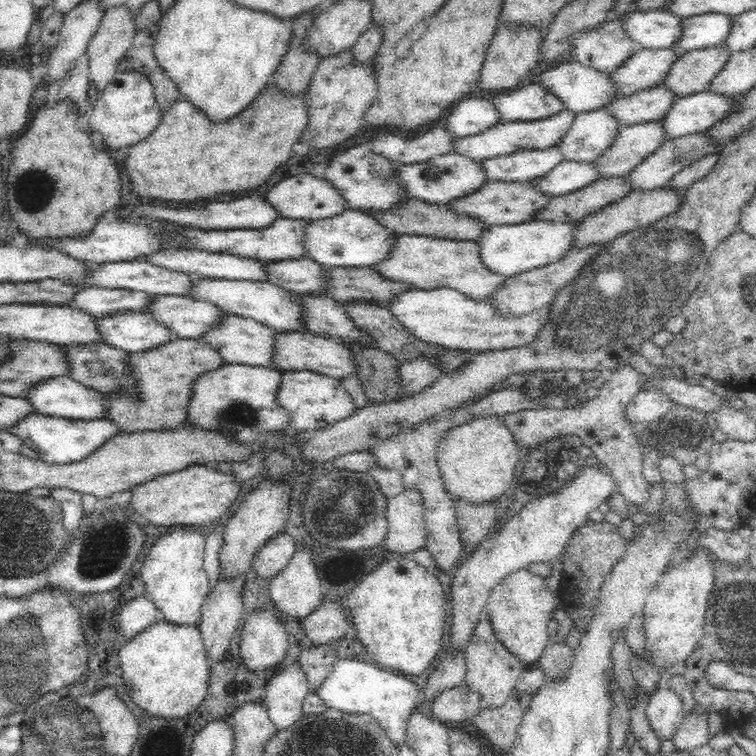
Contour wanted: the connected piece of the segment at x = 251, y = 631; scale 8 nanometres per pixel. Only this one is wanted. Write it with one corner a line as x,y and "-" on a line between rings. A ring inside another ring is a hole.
265,607
245,616
240,630
242,665
256,675
269,678
288,650
284,624
271,607

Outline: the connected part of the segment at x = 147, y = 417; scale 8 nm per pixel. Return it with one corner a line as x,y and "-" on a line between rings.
178,337
171,341
164,346
130,355
131,370
139,392
135,401
132,397
120,393
104,394
103,397
109,400
108,419
119,426
120,432
164,430
185,425
193,397
193,382
203,374
227,364
214,347
201,339

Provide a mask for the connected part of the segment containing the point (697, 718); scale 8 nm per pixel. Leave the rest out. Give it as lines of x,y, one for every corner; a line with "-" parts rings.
710,712
708,714
684,713
682,723
671,740
676,750
696,749
709,743
709,714

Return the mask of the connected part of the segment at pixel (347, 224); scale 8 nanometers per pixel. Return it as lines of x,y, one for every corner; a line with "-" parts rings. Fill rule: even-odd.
350,209
344,214
335,216
334,218
326,218
324,220
312,221
308,233
306,233
306,247
308,247
307,257
323,264
326,267
354,267
354,268
374,268
379,262
390,258
392,250
398,246
398,238
401,235
386,226
378,223
378,219
370,216
364,211

